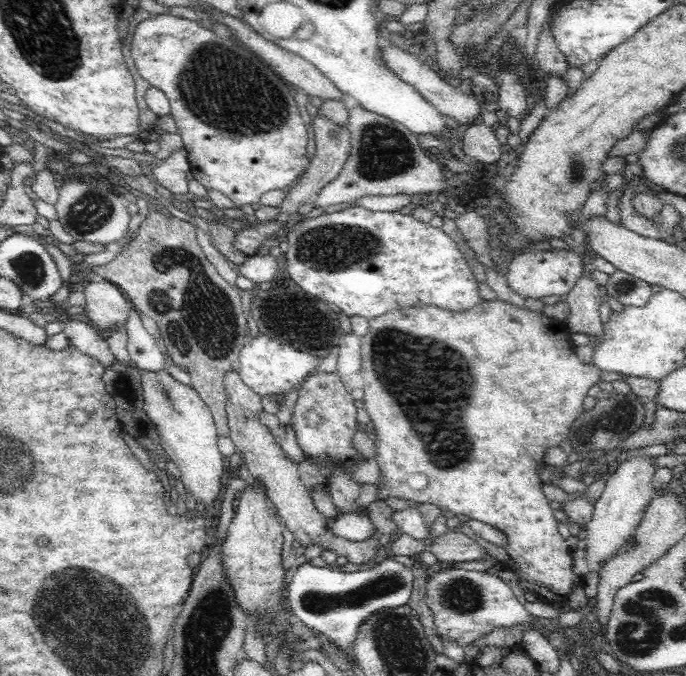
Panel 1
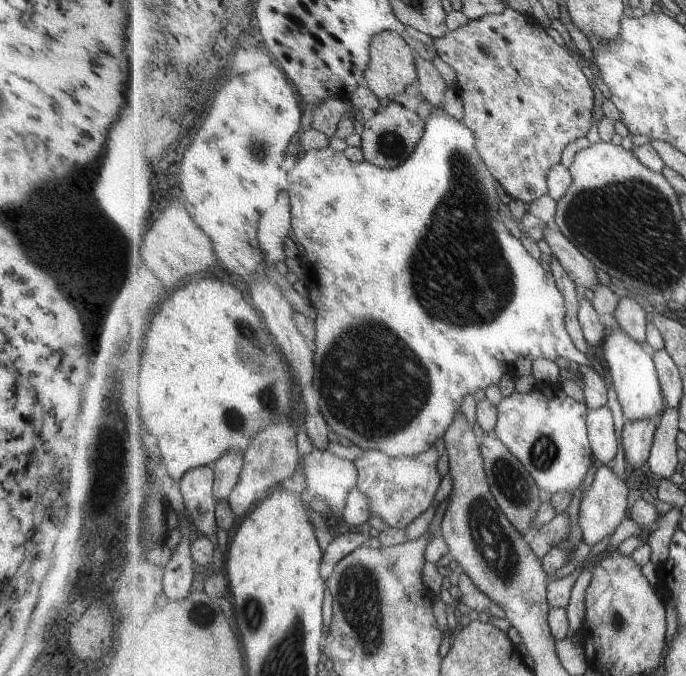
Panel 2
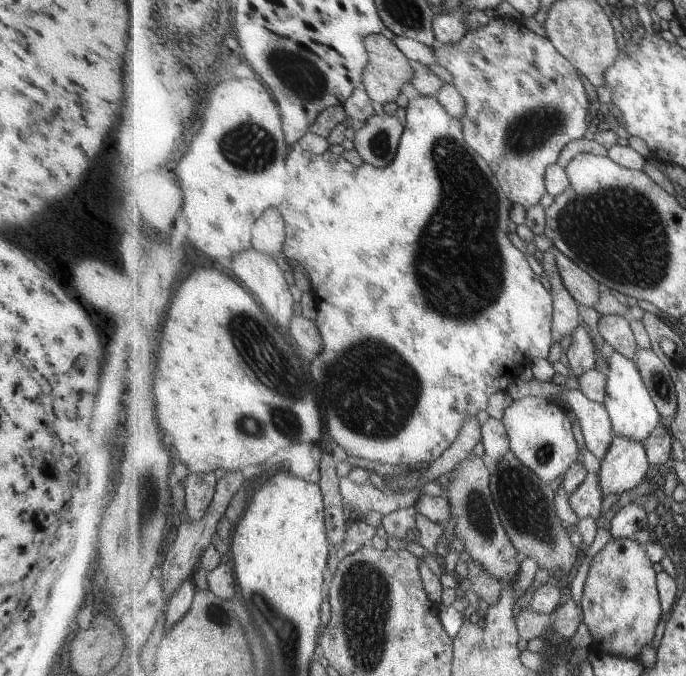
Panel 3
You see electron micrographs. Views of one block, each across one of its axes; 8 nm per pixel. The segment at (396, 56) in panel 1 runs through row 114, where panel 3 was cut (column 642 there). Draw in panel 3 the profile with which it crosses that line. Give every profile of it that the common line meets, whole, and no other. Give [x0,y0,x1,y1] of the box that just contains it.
[597,435,649,496]

